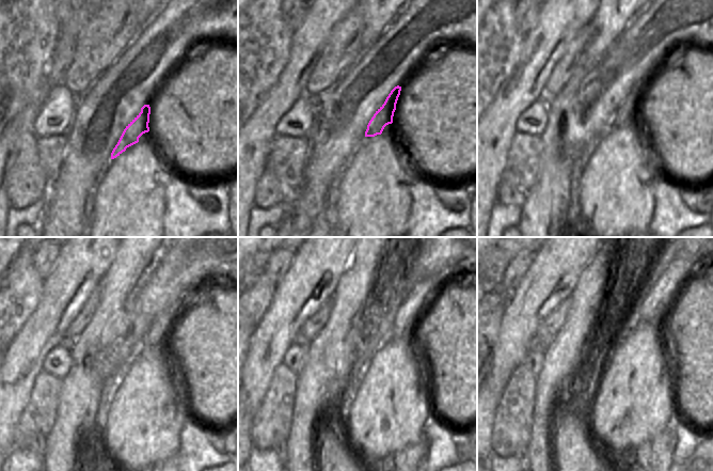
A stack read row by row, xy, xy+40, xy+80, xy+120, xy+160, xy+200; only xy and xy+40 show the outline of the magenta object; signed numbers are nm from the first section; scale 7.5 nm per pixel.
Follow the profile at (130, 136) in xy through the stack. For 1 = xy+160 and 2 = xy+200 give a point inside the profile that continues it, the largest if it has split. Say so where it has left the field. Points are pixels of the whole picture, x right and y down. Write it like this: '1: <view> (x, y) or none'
1: xy+160 (420, 294)
2: xy+200 (651, 297)

